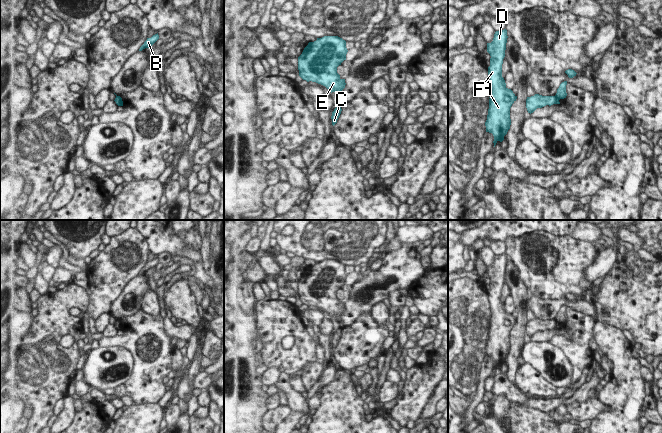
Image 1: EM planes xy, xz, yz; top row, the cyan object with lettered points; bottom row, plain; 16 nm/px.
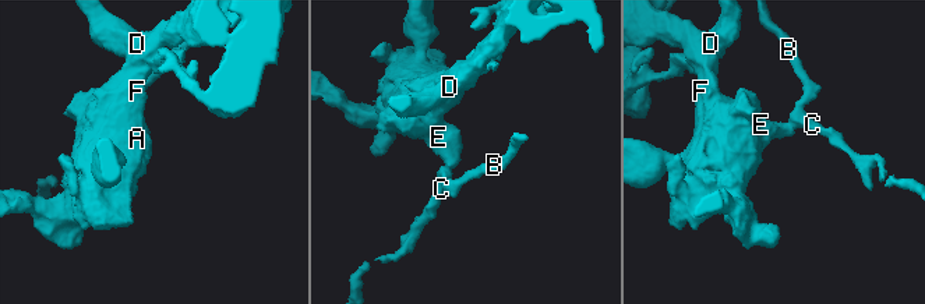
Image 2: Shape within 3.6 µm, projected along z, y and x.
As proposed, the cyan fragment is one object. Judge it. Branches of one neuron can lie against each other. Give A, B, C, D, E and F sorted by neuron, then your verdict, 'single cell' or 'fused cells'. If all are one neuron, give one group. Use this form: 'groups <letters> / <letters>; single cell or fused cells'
groups A D E F / B C; fused cells

